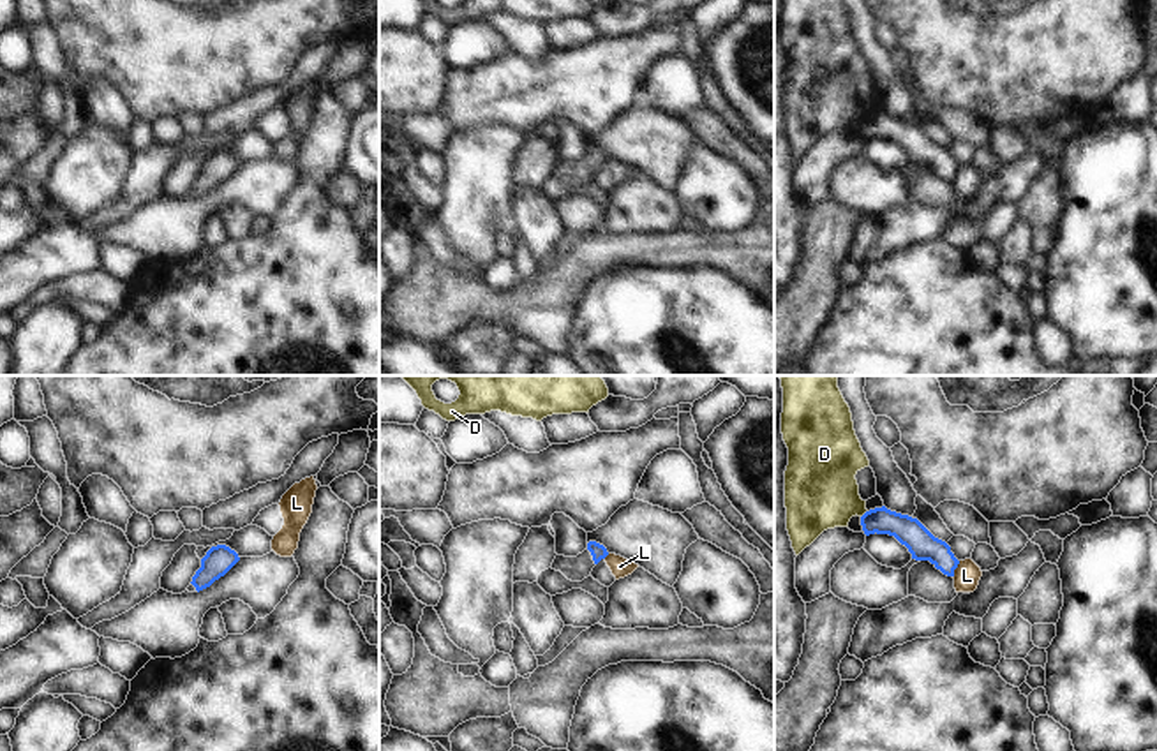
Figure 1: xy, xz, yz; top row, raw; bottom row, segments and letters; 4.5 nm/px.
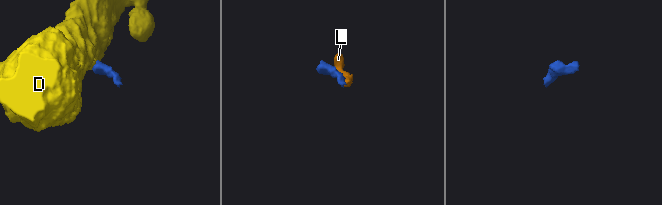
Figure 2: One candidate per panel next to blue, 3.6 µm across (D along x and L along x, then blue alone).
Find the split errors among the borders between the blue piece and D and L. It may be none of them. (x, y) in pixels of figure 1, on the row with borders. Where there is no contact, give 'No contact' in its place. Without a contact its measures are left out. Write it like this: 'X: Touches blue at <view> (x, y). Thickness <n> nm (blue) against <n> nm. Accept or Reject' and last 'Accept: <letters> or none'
D: Touches blue at yz (865, 513). Thickness 130 nm (blue) against 340 nm. Reject
L: Touches blue at yz (955, 568). Thickness 140 nm (blue) against 120 nm. Reject
Accept: none

